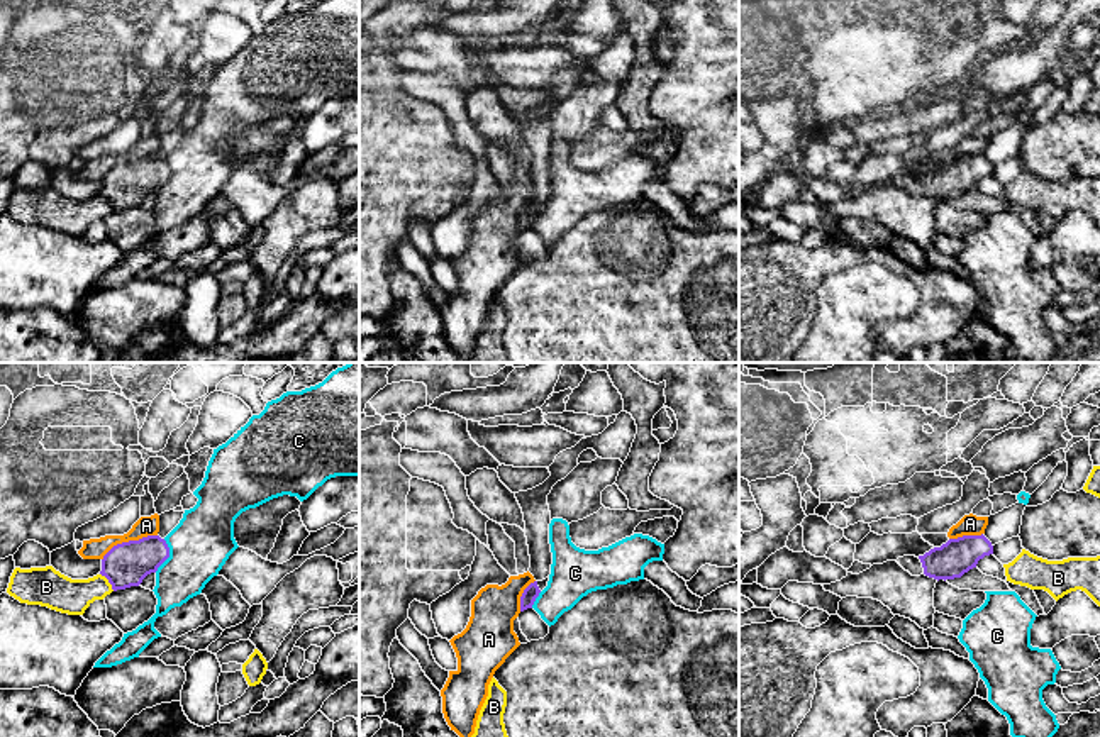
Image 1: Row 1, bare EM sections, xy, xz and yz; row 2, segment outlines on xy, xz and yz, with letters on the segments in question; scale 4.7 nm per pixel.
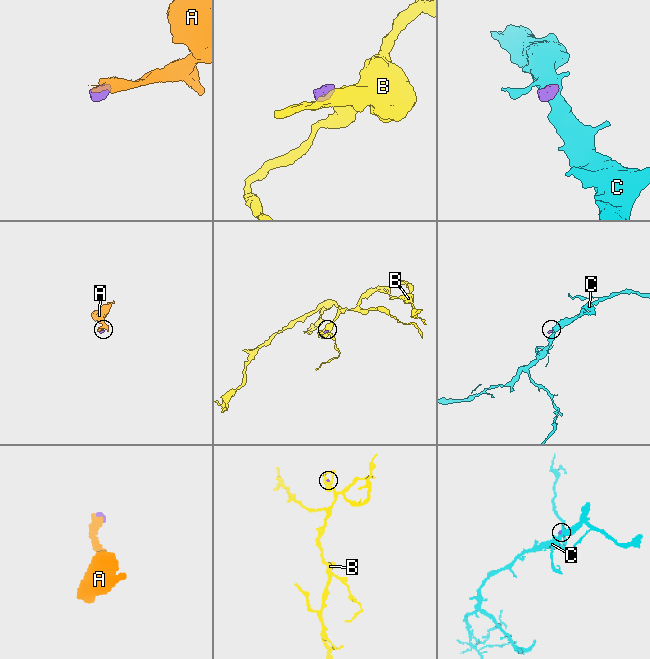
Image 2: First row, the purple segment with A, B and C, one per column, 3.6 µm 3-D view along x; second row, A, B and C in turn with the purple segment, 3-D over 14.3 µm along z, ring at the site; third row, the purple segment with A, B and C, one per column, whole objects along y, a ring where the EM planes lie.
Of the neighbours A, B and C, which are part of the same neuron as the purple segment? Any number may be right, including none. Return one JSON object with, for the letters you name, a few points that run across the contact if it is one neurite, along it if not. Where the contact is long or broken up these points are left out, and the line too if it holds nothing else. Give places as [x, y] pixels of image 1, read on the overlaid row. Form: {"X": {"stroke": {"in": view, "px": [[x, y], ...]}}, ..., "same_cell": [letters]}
{"same_cell": []}

